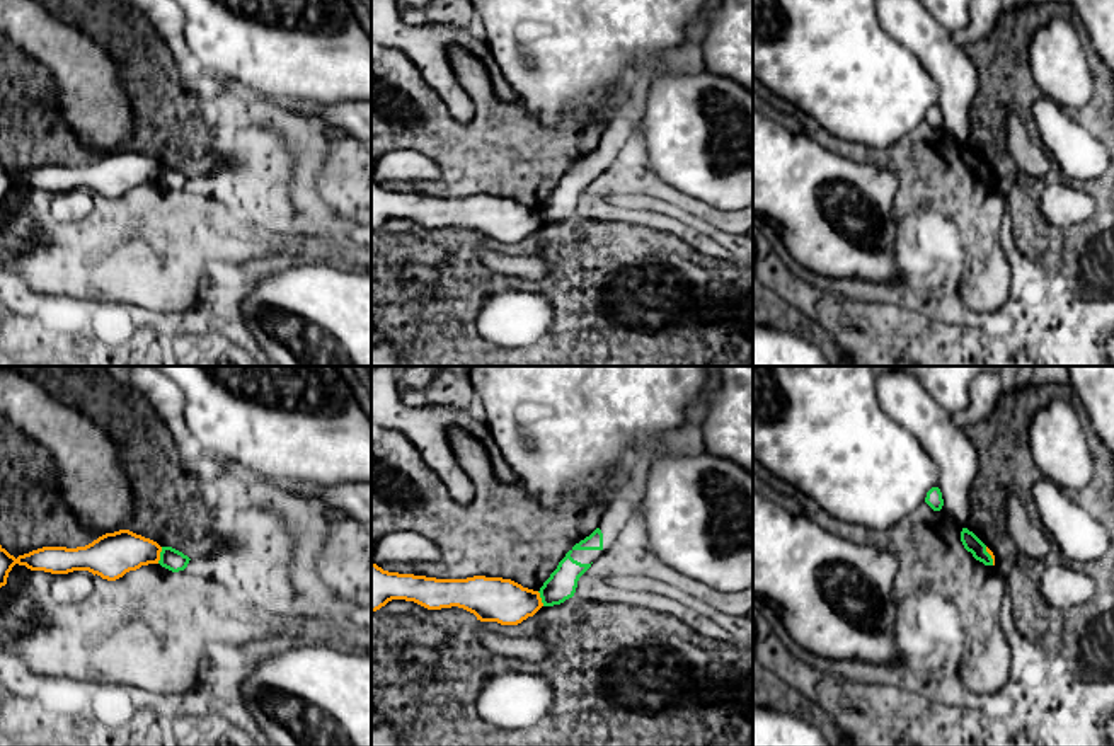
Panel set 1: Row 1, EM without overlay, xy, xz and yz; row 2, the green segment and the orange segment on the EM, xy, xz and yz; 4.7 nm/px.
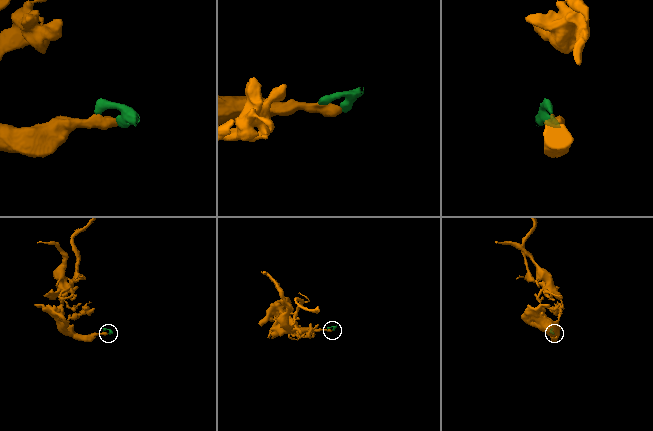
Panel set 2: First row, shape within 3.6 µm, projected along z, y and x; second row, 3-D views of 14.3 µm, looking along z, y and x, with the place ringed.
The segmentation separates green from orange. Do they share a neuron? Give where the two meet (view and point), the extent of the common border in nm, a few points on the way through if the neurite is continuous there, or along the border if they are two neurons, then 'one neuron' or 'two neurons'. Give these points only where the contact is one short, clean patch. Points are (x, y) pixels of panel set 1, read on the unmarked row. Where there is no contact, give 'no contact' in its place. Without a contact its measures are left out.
meets green in xy at (160, 174); contact 80 nm long; two neurons

